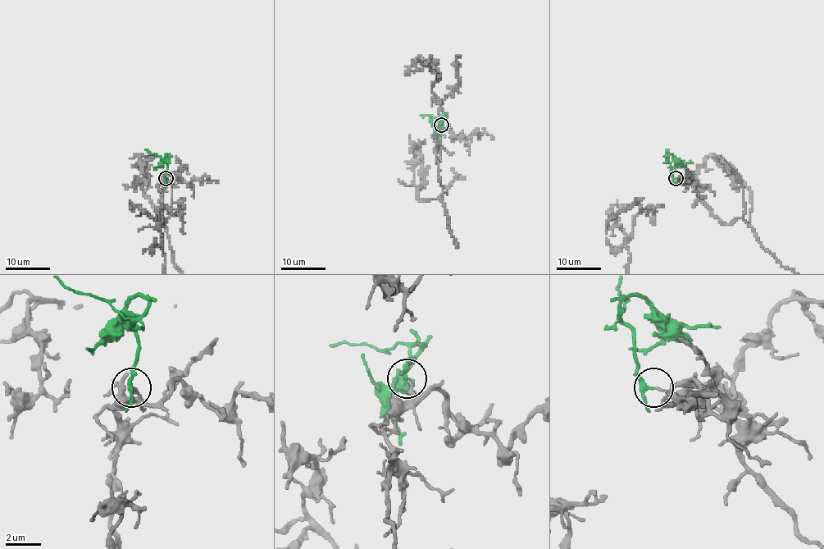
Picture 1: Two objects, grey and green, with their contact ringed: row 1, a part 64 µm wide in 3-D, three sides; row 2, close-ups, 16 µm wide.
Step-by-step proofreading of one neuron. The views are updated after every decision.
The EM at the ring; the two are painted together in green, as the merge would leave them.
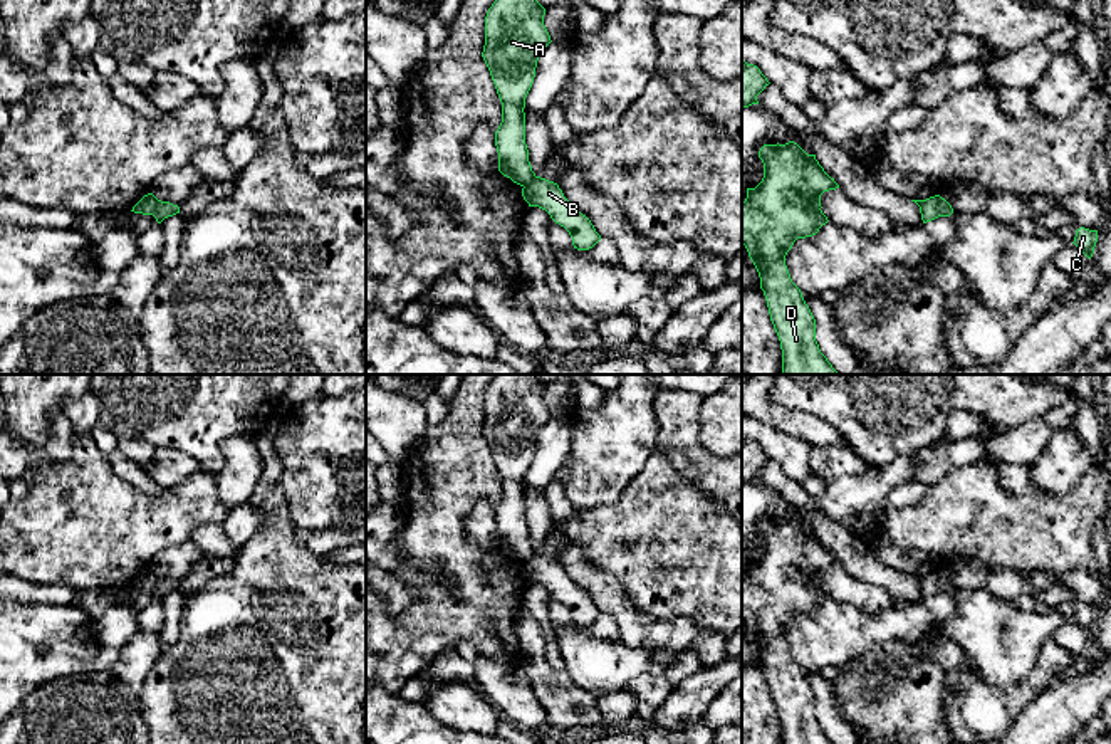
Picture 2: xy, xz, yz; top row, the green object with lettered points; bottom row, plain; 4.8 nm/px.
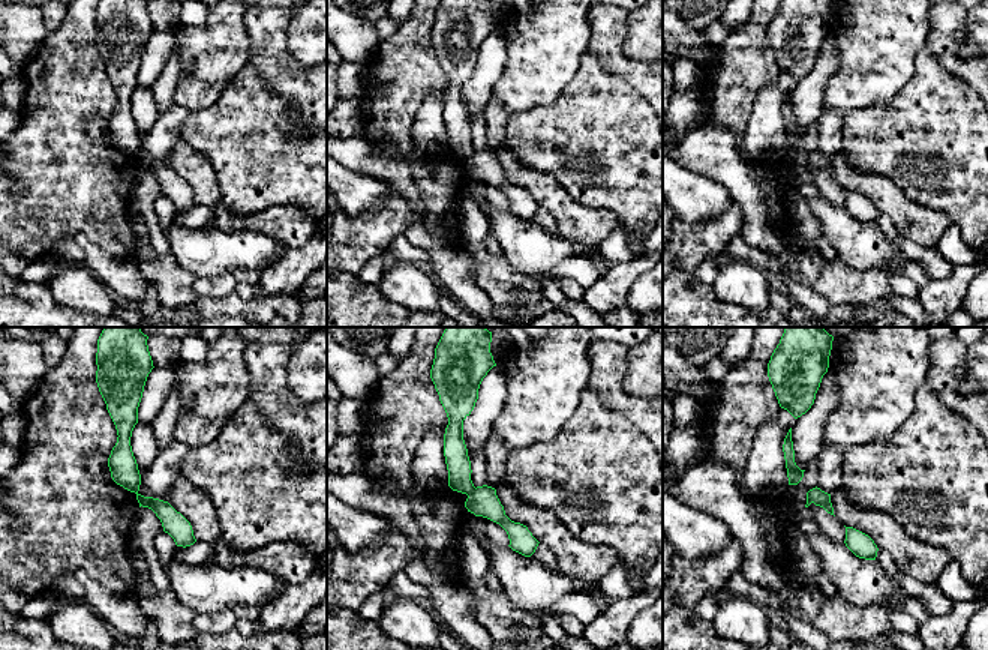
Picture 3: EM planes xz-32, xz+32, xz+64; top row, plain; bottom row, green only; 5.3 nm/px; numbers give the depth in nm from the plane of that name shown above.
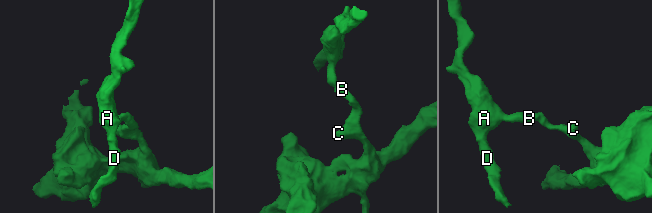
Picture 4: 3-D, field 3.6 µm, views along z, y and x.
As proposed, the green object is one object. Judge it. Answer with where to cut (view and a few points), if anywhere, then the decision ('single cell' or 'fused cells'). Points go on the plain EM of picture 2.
xy (158, 576), (151, 590) | fused cells

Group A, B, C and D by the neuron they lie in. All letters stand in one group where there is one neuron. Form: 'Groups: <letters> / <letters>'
Groups: A D / B C

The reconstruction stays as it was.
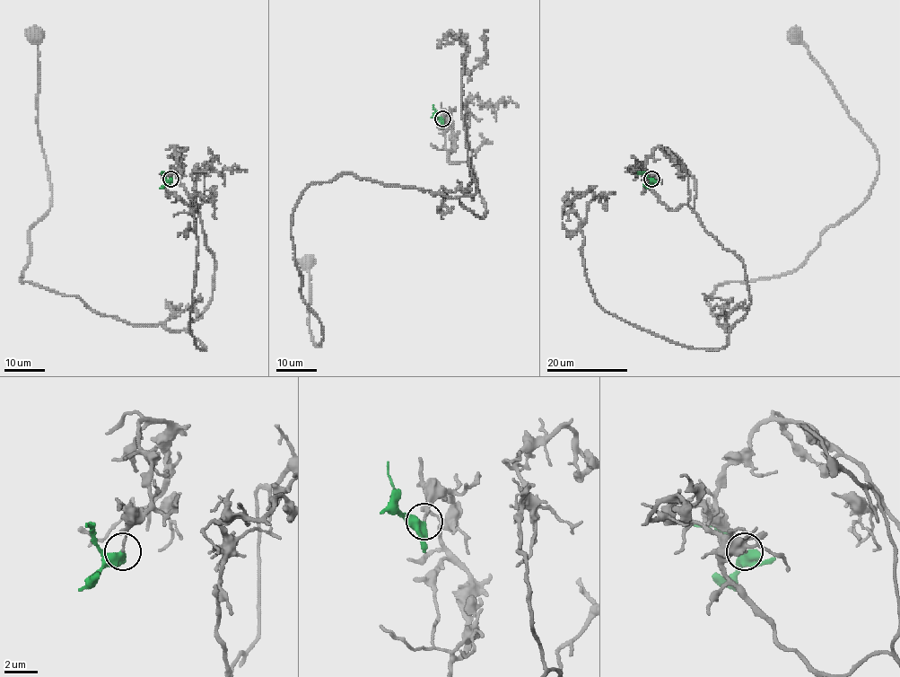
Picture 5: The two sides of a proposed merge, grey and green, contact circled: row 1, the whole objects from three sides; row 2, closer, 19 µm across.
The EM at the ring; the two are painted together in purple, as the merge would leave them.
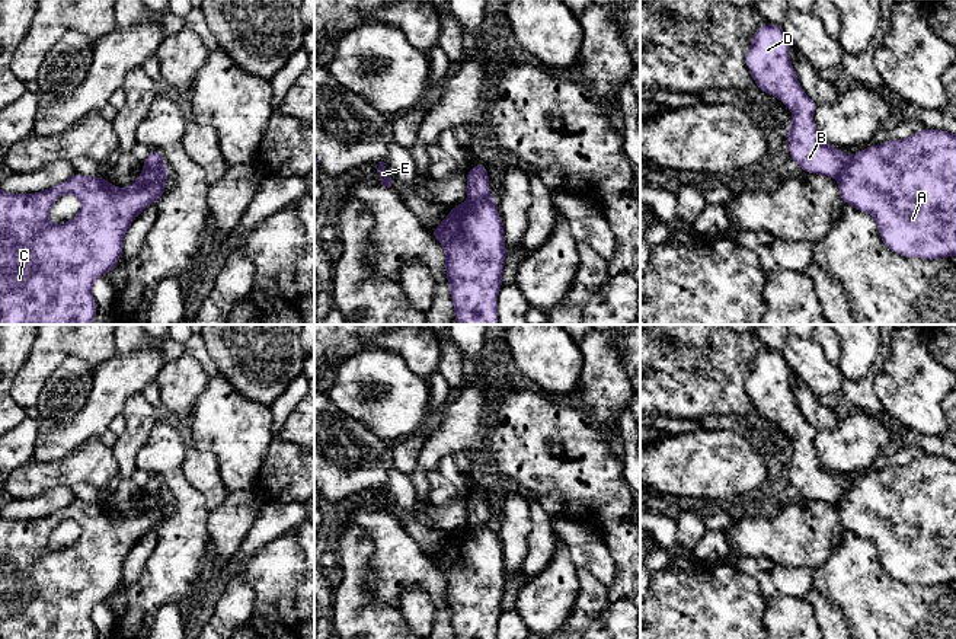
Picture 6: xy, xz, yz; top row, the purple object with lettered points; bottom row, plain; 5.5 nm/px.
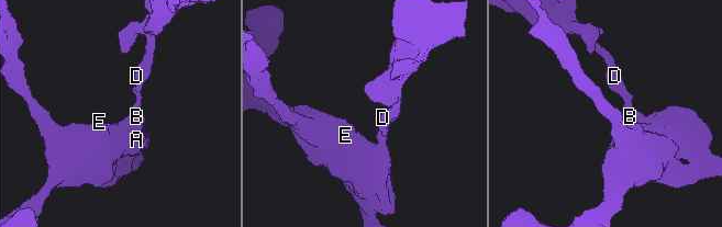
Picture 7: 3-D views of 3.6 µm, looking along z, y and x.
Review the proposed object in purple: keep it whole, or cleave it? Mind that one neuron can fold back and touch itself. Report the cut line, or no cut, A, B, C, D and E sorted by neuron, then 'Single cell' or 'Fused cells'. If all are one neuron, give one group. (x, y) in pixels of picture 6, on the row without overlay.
Split along xy (165, 492), (143, 495). Groups: A C E / B D. Fused cells

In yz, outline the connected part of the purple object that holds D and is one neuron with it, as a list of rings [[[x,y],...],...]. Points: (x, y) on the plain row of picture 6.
[[[778,349],[760,352],[745,389],[760,418],[777,422],[793,437],[787,459],[789,480],[805,499],[837,504],[847,491],[845,477],[825,469],[813,448],[816,429],[803,418],[789,383],[789,365]]]

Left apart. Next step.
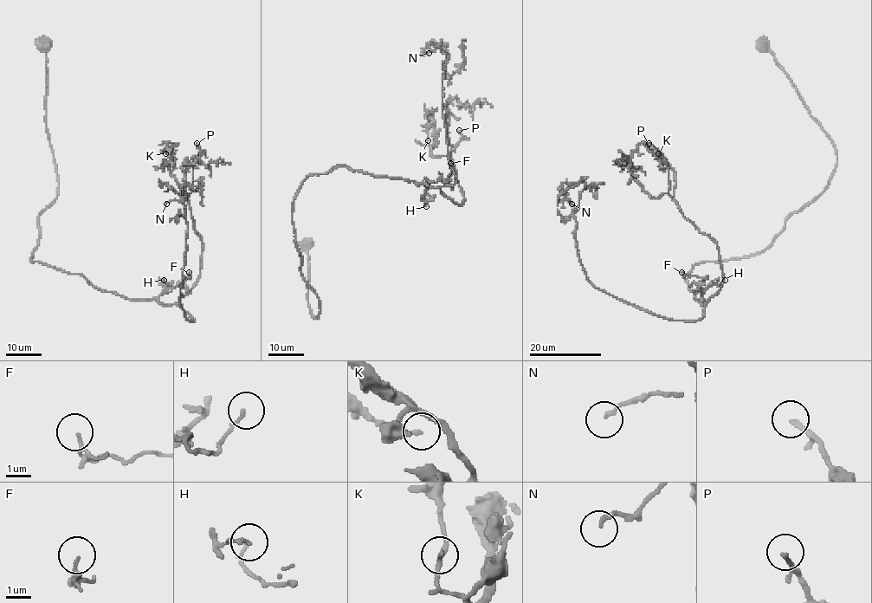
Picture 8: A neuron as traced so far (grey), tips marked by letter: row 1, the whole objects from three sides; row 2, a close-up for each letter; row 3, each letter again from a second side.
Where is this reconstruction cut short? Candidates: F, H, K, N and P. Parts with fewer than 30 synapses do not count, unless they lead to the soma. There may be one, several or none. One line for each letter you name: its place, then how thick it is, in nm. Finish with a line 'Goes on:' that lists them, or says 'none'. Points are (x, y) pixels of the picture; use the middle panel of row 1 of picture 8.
P: (459, 130) | 170 nm
Goes on: P

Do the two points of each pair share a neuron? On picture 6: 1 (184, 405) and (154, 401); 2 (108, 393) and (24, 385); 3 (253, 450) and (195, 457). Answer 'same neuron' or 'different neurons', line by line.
1: different neurons
2: different neurons
3: different neurons

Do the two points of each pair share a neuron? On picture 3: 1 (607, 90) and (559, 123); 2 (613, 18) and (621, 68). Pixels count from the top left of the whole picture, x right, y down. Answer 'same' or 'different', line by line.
1: same
2: same

